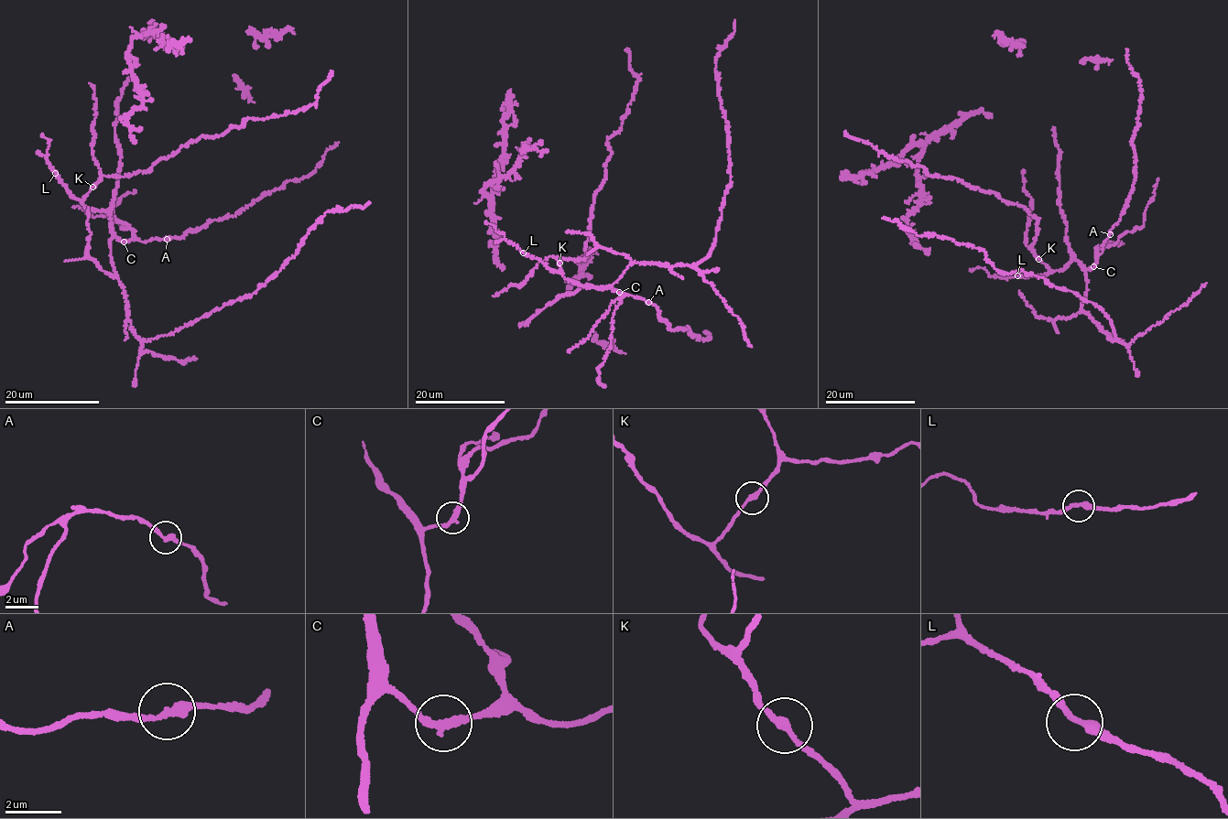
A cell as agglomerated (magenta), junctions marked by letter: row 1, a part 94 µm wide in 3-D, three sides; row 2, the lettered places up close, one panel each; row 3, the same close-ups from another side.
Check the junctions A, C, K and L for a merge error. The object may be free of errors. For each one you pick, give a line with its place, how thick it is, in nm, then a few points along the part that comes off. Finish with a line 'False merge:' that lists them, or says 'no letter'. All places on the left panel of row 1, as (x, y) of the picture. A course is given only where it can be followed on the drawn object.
False merge: no letter

